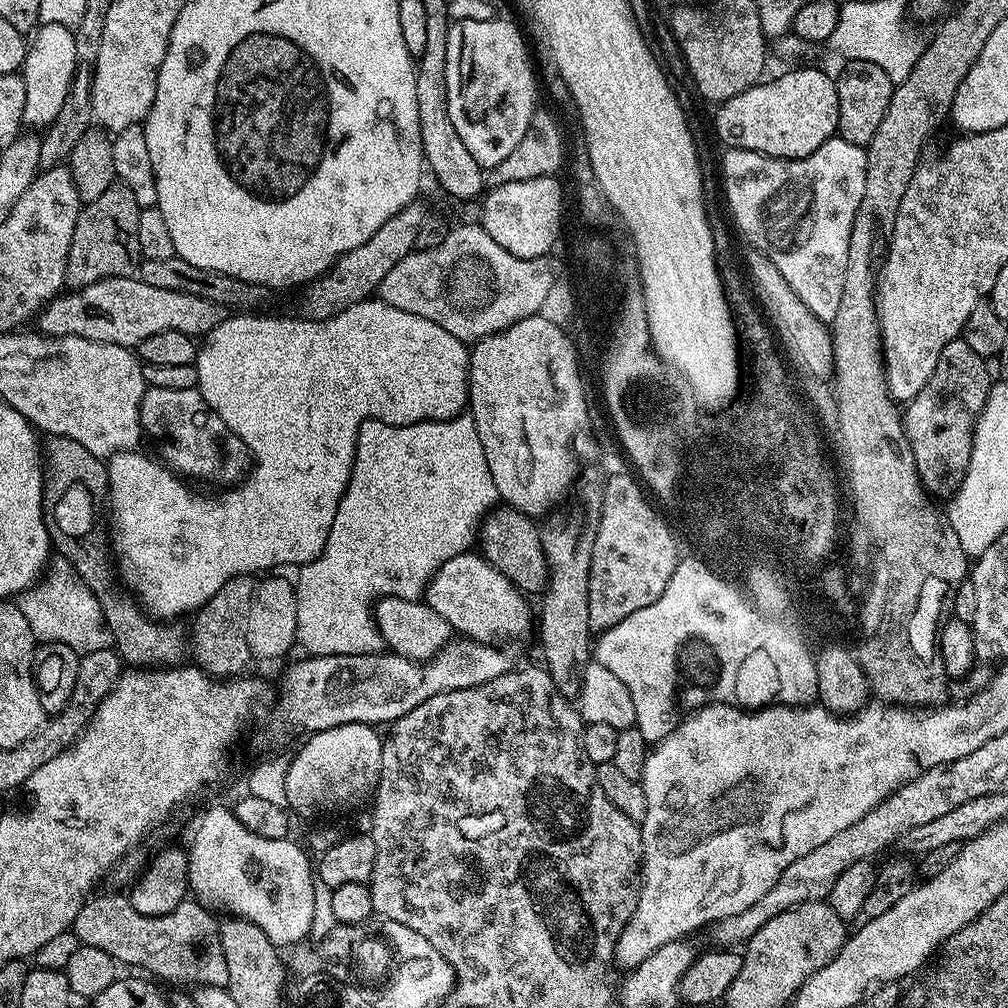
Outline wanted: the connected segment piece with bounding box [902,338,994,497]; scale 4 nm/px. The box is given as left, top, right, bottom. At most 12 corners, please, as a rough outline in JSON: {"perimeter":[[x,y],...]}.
{"perimeter":[[946,342],[902,412],[933,497],[955,493],[988,397],[985,357]]}

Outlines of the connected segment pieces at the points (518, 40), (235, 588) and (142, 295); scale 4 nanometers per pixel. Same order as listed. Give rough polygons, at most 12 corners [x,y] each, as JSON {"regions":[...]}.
{"regions":[[[457,20],[450,122],[481,168],[538,111],[521,25]],[[236,575],[197,609],[195,667],[239,677],[255,579]],[[111,276],[38,313],[45,336],[135,349],[150,334],[203,337],[223,304]]]}

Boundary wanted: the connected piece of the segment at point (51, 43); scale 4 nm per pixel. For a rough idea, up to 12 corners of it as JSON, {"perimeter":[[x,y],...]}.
{"perimeter":[[40,24],[22,69],[23,119],[44,130],[71,90],[73,29]]}

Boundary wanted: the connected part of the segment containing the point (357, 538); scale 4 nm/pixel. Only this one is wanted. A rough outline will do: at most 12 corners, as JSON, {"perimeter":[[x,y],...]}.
{"perimeter":[[471,415],[365,420],[296,644],[379,653],[499,500]]}

